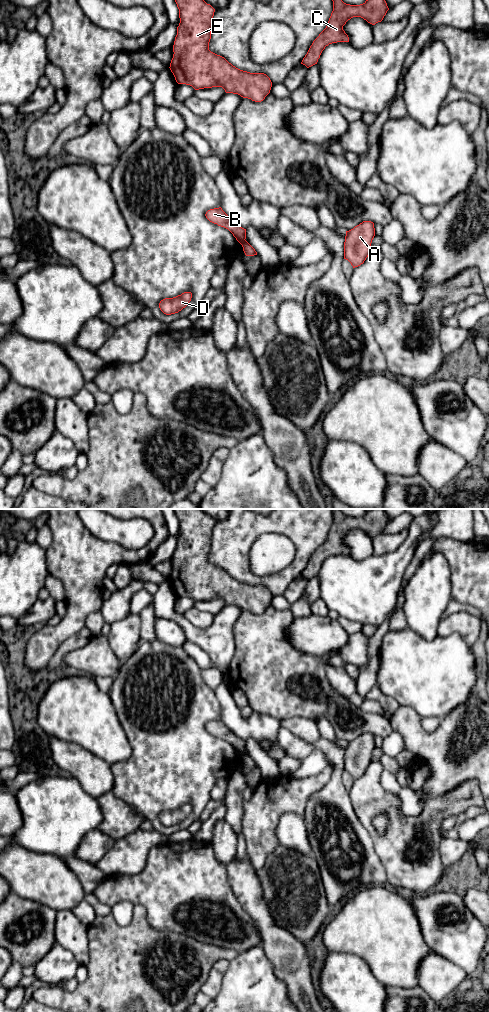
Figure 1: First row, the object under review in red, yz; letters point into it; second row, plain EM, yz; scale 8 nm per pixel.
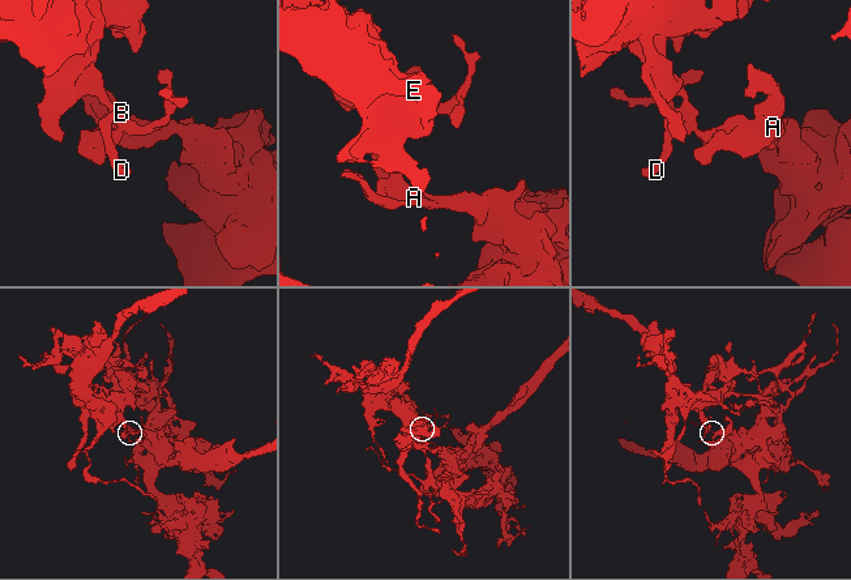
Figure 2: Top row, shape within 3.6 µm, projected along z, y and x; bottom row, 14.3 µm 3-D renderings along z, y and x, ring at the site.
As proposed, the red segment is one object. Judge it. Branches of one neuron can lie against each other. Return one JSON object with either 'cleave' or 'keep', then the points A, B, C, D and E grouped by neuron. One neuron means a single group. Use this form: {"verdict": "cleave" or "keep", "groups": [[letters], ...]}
{"verdict": "cleave", "groups": [["A"], ["B", "C", "D", "E"]]}

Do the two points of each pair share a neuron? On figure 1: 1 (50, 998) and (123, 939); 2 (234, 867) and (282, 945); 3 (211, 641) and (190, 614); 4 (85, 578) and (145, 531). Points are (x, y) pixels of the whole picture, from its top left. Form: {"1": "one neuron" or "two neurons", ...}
{"1": "one neuron", "2": "one neuron", "3": "two neurons", "4": "two neurons"}

